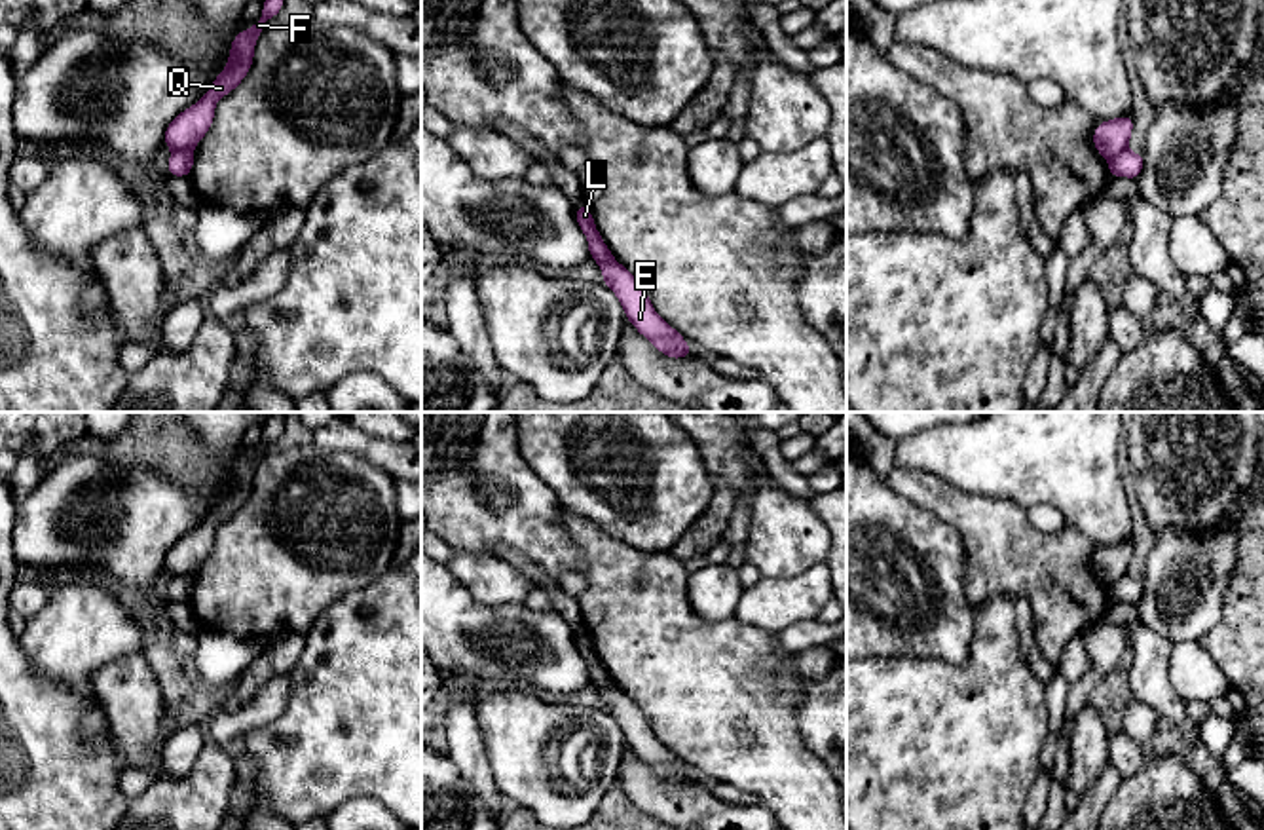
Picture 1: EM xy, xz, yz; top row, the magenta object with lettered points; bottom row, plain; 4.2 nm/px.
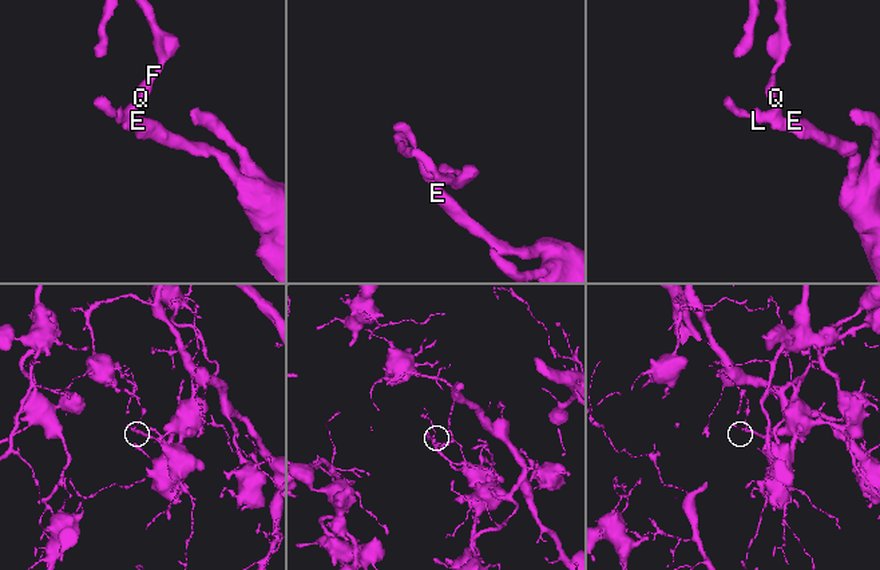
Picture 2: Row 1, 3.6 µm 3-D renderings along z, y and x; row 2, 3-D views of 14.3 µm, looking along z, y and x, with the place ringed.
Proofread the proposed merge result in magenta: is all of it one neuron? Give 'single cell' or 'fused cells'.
fused cells

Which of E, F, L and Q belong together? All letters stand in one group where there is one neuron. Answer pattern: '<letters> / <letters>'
E / F L Q

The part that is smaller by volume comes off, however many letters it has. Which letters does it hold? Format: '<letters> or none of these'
F, L, Q

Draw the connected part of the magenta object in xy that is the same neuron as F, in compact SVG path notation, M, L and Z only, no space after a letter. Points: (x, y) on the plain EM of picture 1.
M288 412L273 416L264 424L260 444L254 446L249 456L235 460L230 469L232 479L226 486L226 494L214 503L209 517L167 551L163 568L173 577L192 575L207 560L214 545L218 524L233 517L249 500L254 484L254 469L264 458L264 448L281 439L287 414Z

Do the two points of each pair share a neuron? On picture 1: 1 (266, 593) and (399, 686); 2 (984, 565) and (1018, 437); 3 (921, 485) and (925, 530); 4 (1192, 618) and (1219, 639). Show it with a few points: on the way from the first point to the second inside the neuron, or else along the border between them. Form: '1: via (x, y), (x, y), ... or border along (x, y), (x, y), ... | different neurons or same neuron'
1: border along (344, 593), (304, 633) | different neurons
2: border along (957, 489), (968, 494), (1008, 498), (1027, 513) | different neurons
3: border along (887, 483), (898, 494), (948, 523), (959, 536) | different neurons
4: border along (1226, 589), (1223, 616), (1198, 641) | different neurons

